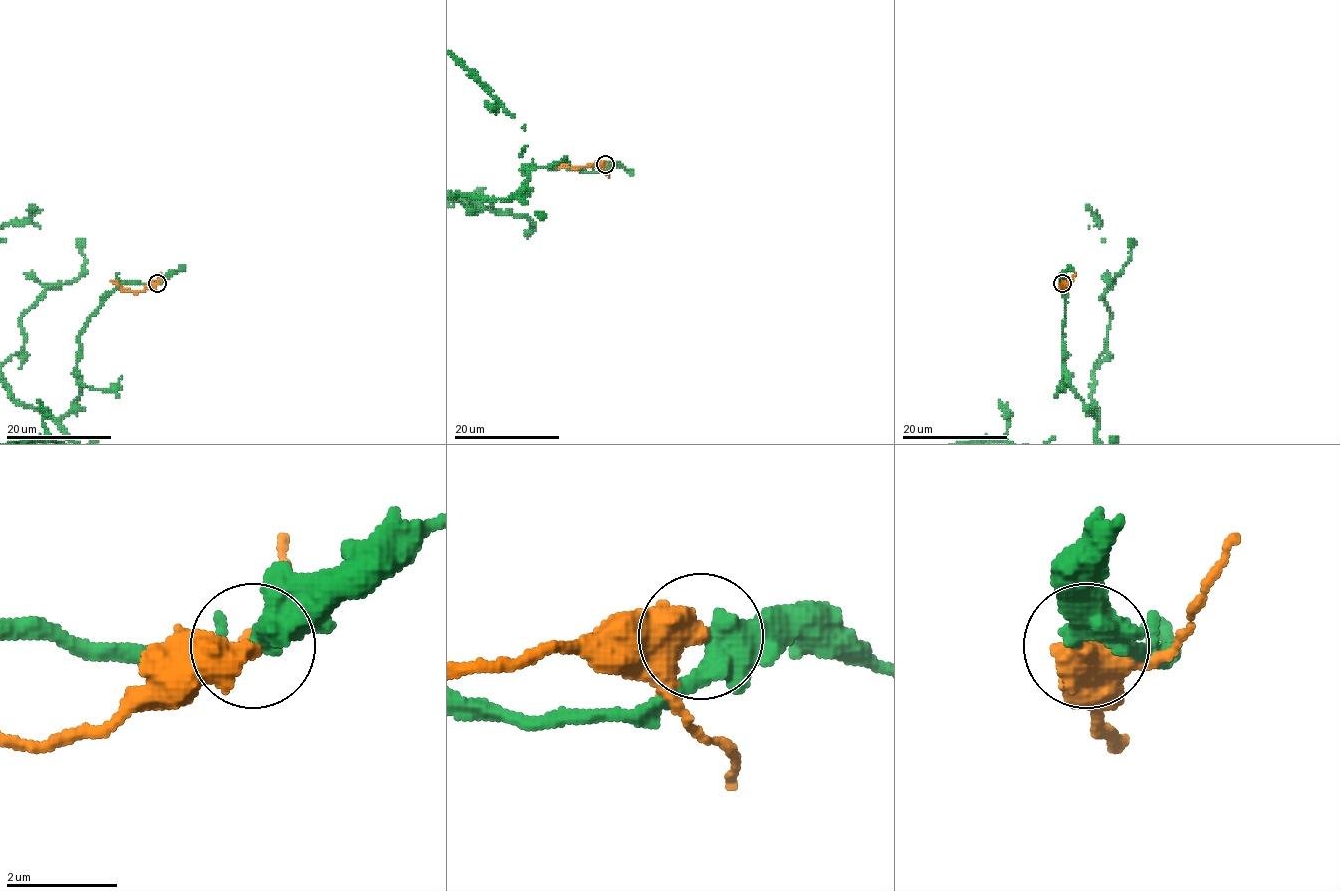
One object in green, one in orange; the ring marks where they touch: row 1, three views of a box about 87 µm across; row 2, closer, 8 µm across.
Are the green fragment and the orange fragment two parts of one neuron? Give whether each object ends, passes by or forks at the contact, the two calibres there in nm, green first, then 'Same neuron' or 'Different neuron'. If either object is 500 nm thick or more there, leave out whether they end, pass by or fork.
Thickness 500 nm (green) against 650 nm. Different neuron

